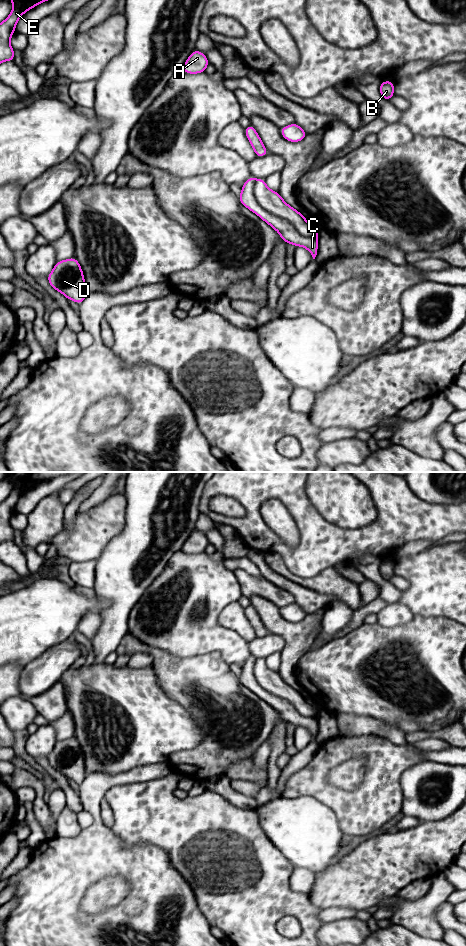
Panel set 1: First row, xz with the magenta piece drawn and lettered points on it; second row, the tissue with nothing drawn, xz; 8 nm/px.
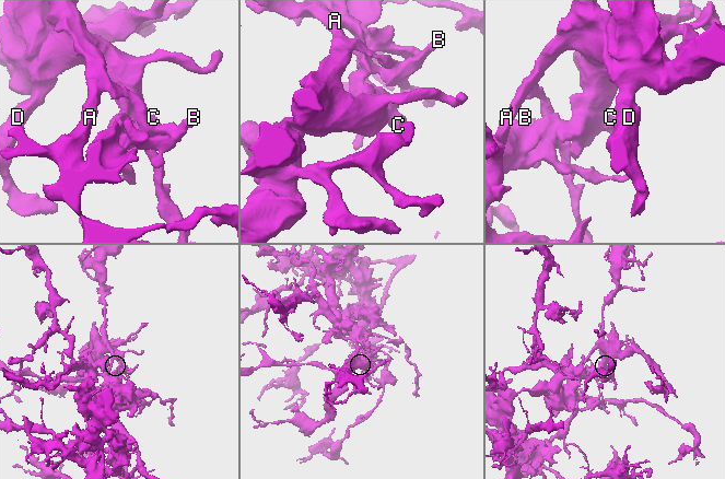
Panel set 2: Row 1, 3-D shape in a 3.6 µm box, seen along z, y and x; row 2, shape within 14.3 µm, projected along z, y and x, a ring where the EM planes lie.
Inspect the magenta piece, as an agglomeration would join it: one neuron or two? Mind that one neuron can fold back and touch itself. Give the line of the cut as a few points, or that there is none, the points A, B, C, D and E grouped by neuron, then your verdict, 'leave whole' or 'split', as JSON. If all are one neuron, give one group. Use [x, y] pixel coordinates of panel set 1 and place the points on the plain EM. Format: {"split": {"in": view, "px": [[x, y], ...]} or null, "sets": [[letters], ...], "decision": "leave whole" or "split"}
{"split": {"in": "xz", "px": [[255, 659], [253, 674], [264, 689], [316, 718]]}, "sets": [["A", "D", "E"], ["B", "C"]], "decision": "split"}

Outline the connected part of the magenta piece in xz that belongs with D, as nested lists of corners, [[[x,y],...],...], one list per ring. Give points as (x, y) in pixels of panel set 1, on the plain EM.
[[[75,737],[56,741],[47,759],[52,768],[79,785],[88,775],[83,751]]]

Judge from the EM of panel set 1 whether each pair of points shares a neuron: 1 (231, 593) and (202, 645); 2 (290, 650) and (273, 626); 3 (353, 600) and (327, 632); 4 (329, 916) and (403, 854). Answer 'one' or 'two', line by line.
1: one
2: one
3: two
4: two

